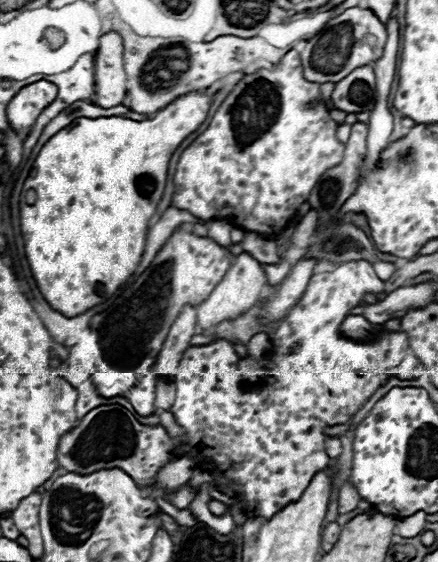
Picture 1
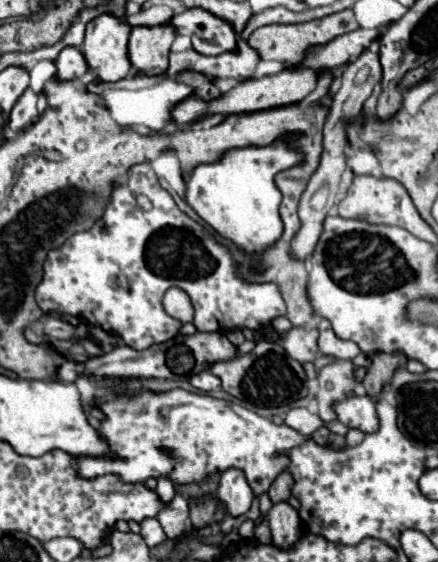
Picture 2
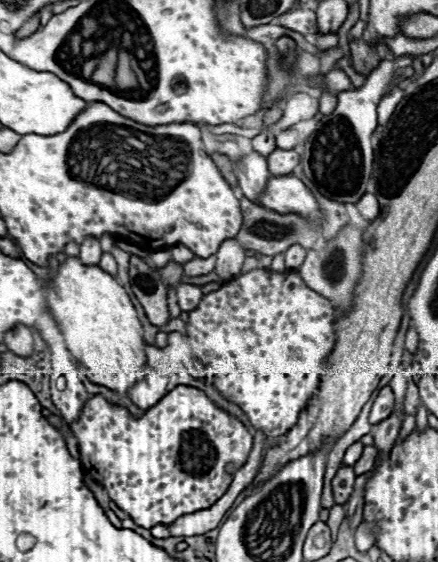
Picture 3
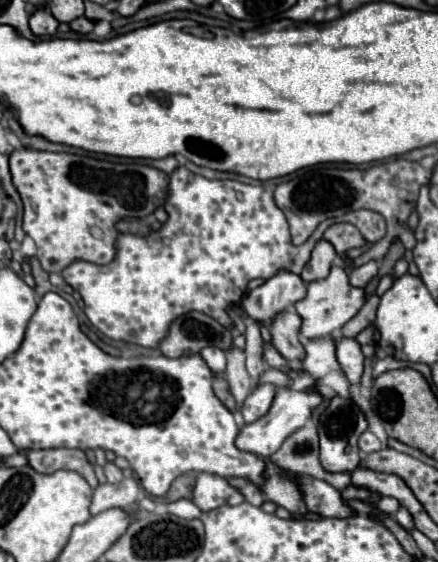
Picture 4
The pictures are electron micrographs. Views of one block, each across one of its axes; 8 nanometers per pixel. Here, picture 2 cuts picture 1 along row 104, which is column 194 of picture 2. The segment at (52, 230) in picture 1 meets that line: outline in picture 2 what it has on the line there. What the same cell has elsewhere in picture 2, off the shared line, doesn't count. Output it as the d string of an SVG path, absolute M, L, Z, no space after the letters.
M278 138L270 146L230 148L218 162L198 164L186 178L186 202L220 236L236 242L246 252L262 252L282 234L278 206L282 194L274 182L278 172L304 162L304 154L290 146L288 138Z

